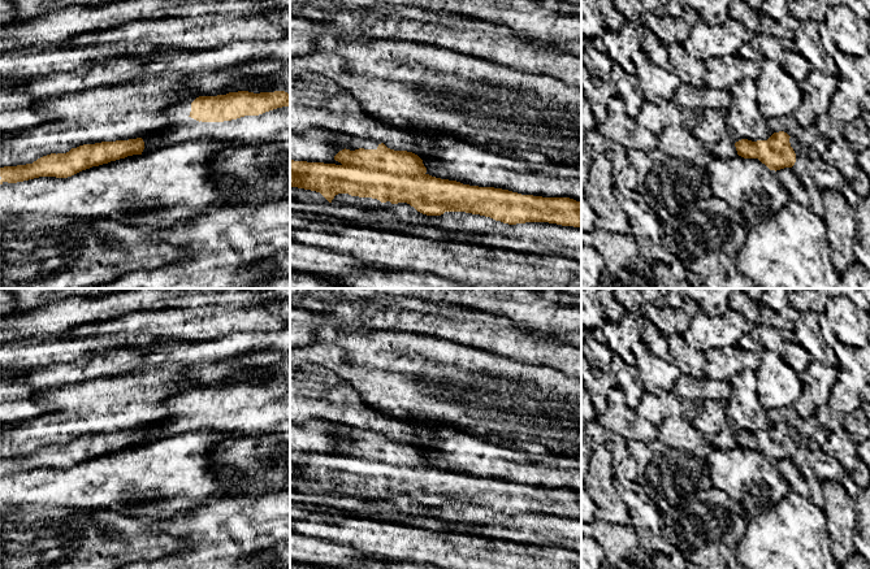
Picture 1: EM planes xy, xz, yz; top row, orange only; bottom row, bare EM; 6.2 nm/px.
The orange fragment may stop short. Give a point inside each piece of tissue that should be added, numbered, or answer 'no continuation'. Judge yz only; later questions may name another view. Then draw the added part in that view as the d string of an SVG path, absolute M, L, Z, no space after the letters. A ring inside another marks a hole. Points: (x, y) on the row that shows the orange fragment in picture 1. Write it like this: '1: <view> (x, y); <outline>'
no continuation

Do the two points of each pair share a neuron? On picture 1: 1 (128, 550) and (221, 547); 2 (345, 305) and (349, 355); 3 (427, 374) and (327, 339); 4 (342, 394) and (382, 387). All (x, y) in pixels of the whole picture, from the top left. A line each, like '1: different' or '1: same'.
1: different
2: different
3: same
4: different

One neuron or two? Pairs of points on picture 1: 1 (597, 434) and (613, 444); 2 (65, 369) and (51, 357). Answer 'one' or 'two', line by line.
1: one
2: two

